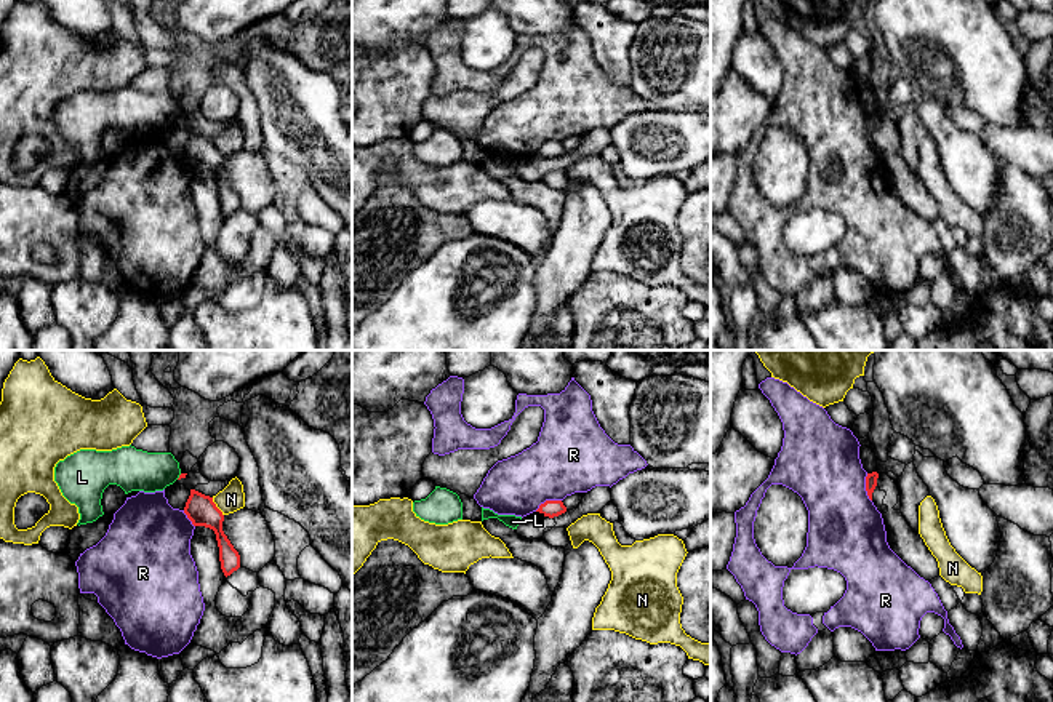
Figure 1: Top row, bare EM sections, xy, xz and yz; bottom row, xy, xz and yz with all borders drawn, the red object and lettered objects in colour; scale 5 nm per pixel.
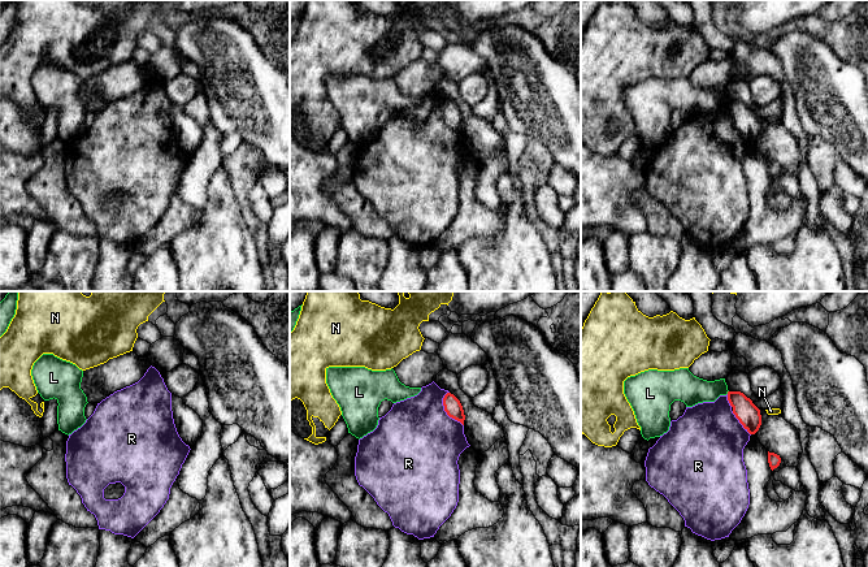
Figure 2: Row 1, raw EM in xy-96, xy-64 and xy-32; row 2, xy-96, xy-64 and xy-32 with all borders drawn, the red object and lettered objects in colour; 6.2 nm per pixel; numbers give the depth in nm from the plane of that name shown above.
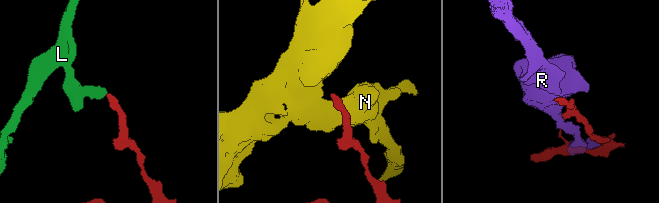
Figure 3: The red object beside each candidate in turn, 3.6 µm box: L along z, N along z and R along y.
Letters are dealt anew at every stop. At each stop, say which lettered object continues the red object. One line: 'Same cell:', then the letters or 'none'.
Same cell: none

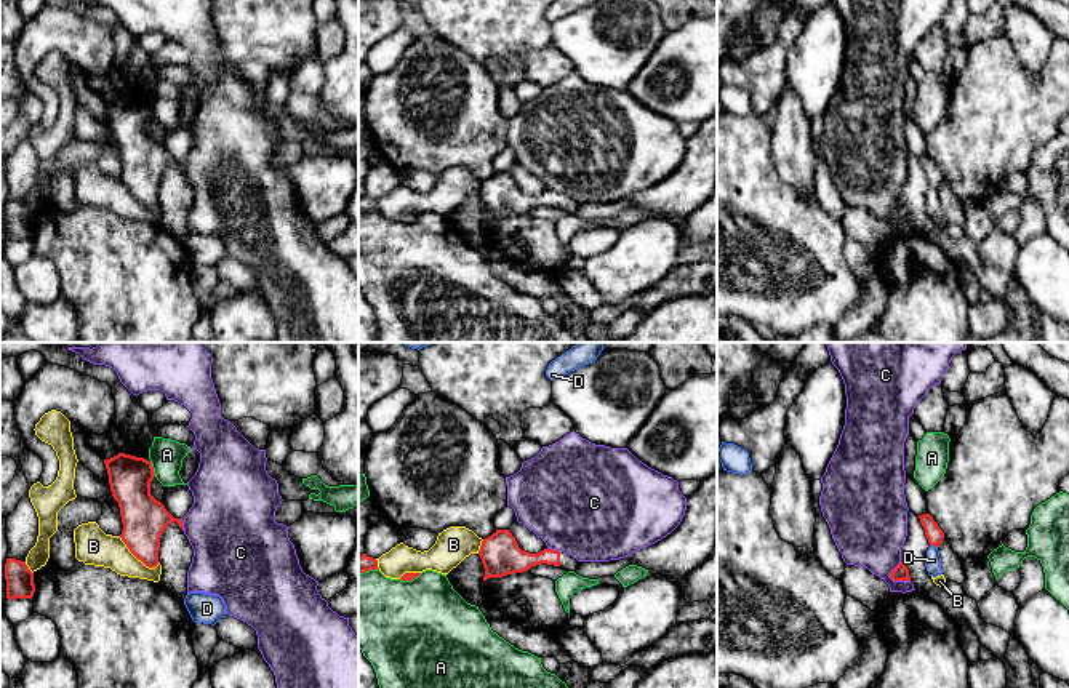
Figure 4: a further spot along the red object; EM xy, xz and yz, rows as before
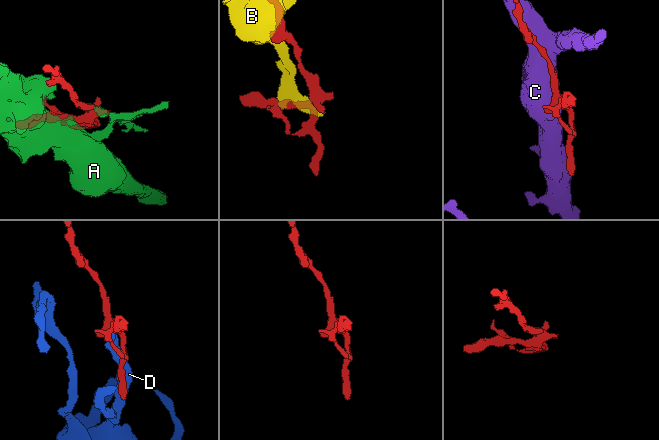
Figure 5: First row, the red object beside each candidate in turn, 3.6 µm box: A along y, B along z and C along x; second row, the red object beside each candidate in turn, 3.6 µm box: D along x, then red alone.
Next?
Same cell: none

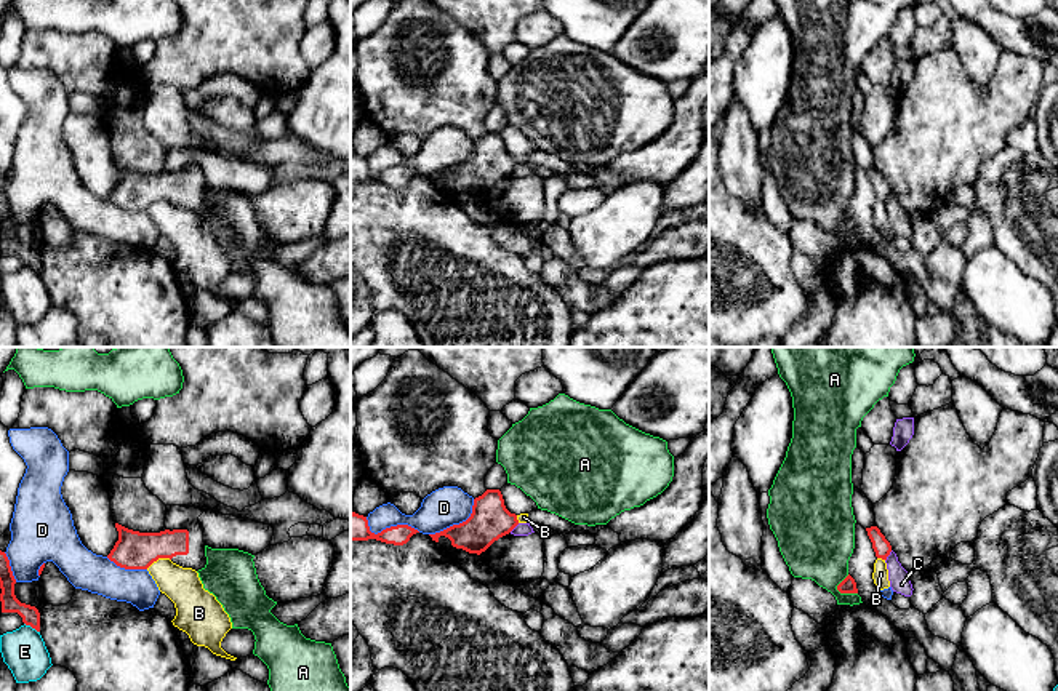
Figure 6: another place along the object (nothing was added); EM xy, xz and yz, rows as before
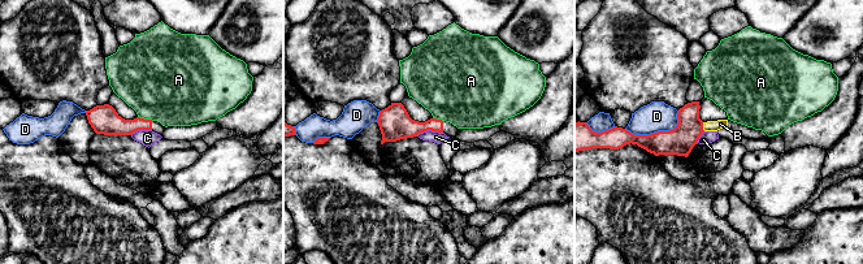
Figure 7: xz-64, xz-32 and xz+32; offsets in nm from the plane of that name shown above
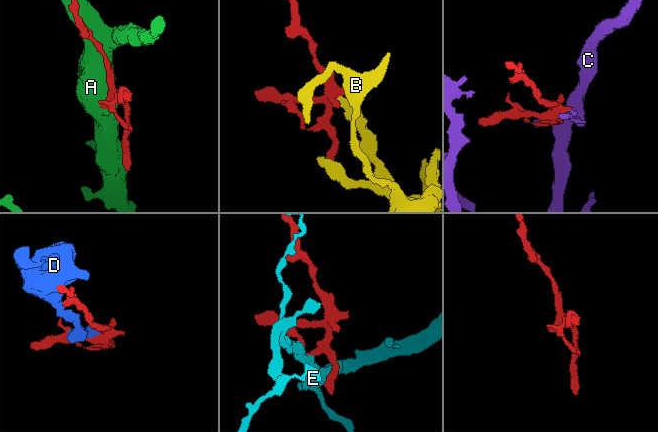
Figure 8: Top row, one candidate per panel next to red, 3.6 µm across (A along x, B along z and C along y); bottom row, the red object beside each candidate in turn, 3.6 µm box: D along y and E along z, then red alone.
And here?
Same cell: none

